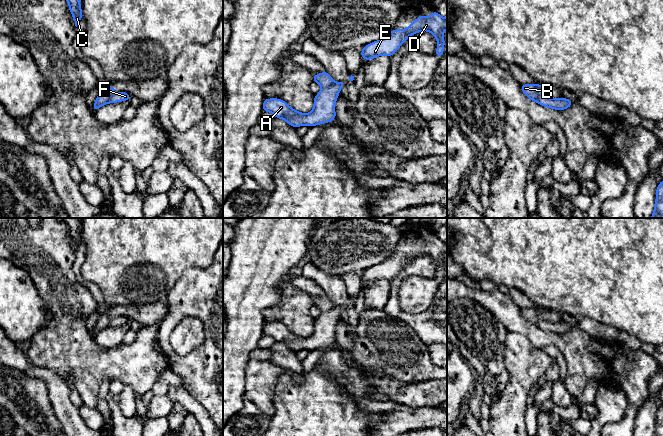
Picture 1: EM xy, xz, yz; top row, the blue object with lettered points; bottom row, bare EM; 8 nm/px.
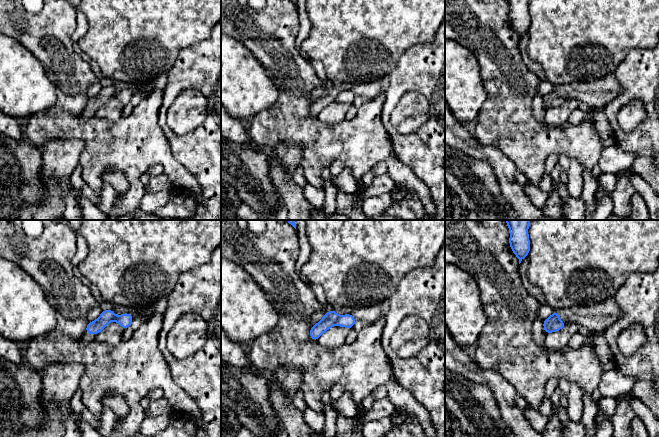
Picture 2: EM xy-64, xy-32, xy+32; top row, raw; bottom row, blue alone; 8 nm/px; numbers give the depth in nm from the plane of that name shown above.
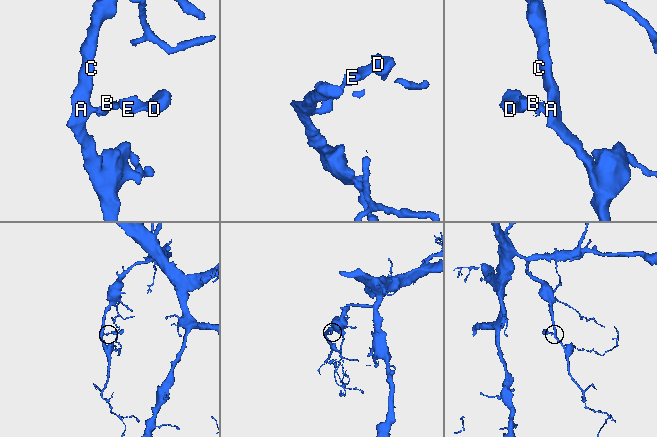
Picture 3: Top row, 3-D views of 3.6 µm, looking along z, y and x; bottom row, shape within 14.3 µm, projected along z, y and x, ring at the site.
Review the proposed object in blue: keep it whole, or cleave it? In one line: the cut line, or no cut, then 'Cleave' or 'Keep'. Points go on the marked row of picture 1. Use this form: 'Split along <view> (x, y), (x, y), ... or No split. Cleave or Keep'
Split along xy (116, 93), (106, 103). Cleave

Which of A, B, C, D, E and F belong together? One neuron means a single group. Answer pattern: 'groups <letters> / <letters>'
groups A C D E F / B

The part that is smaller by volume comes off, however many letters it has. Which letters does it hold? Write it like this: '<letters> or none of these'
B

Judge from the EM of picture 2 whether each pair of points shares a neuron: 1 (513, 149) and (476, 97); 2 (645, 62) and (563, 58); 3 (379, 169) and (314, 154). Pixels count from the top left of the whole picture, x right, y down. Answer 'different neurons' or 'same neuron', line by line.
1: different neurons
2: different neurons
3: different neurons

